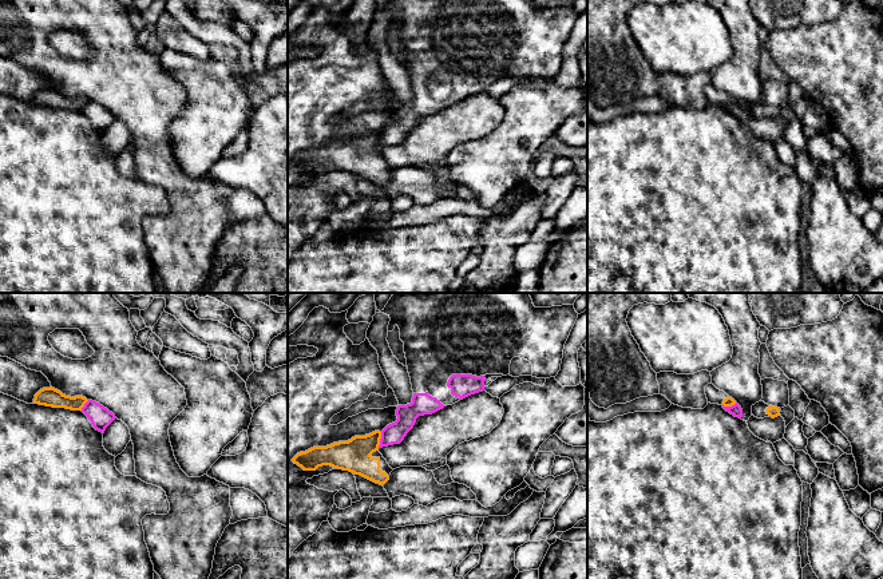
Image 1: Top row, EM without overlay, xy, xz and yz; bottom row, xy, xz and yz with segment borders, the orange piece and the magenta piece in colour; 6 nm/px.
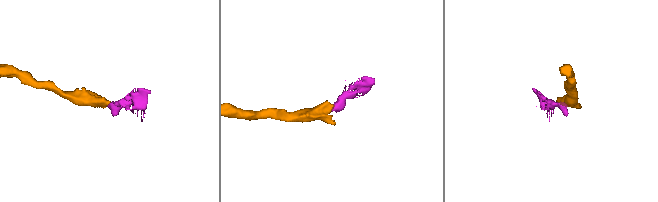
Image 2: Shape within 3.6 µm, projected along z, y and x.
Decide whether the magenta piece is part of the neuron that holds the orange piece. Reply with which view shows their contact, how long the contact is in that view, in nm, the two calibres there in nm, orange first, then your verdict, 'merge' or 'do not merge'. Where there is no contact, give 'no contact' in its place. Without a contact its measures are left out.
xz | 100 nm | 190/130 nm | do not merge

